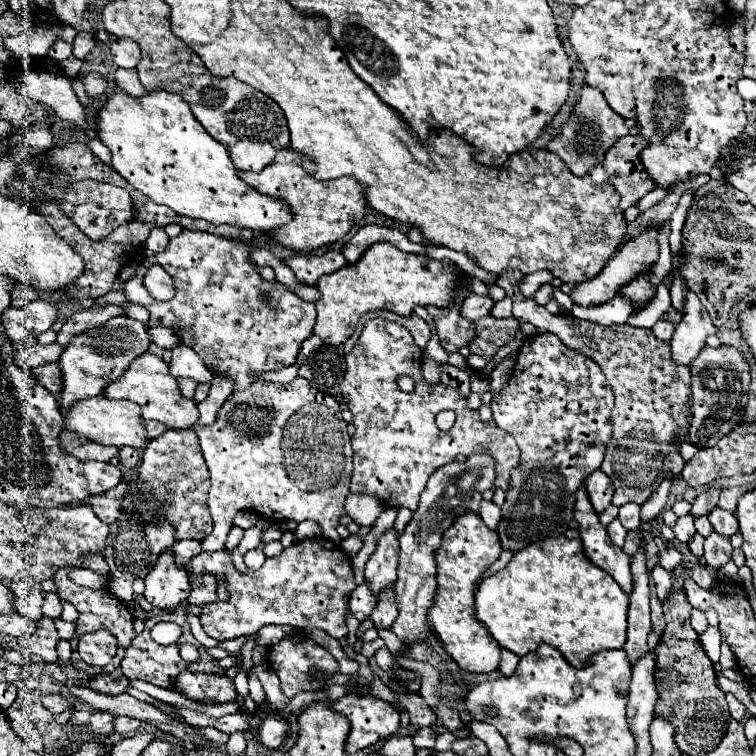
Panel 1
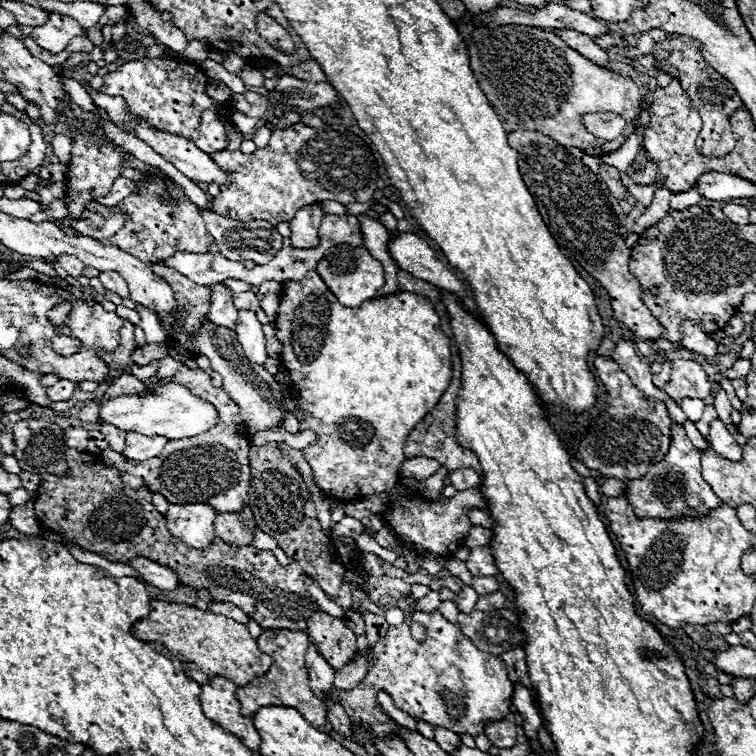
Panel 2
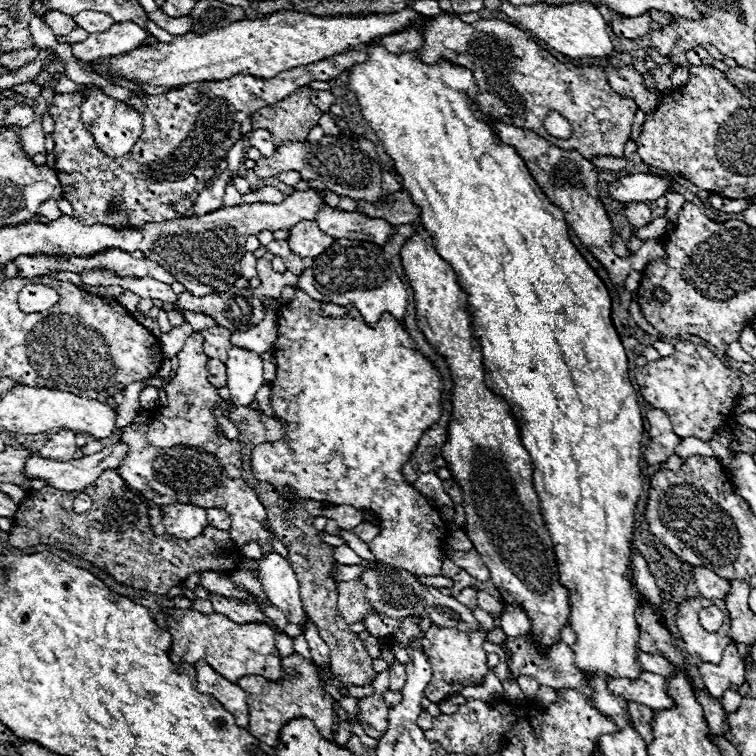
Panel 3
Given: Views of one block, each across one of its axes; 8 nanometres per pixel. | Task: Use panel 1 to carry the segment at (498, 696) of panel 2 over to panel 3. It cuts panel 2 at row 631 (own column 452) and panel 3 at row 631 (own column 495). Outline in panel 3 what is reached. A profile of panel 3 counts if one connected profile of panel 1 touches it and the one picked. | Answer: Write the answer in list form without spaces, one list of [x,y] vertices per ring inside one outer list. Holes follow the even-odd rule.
[[[432,624],[426,630],[426,634],[422,638],[422,646],[432,664],[432,680],[426,686],[424,696],[430,702],[440,704],[442,700],[446,700],[450,696],[458,696],[464,686],[484,682],[486,674],[490,672],[490,668],[486,664],[486,652],[482,648],[484,638],[486,638],[484,630],[482,632],[460,632],[456,628],[440,628],[436,624]]]

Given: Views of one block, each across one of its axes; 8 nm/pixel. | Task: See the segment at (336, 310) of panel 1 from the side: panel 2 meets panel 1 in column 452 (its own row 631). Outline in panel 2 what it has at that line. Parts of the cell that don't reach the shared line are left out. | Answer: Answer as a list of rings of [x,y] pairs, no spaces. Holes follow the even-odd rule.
[[[264,630],[256,642],[258,642],[258,648],[264,654],[272,656],[276,664],[268,670],[266,676],[256,678],[244,686],[238,686],[236,698],[242,706],[242,714],[252,718],[262,706],[288,706],[288,708],[296,708],[316,728],[324,726],[326,708],[324,708],[324,702],[310,688],[308,668],[304,662],[304,654],[310,644],[310,636],[304,632],[294,632],[294,630]]]

